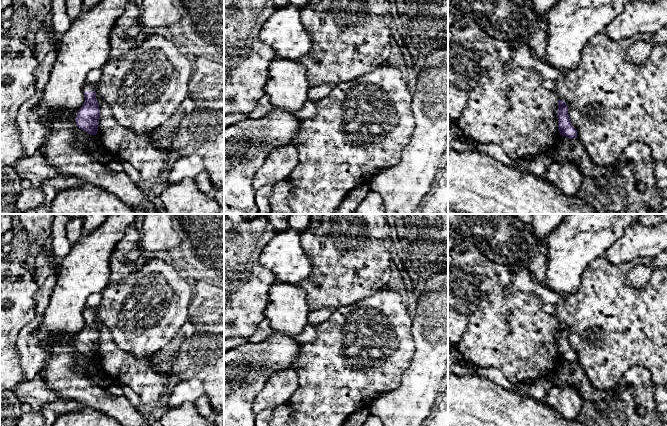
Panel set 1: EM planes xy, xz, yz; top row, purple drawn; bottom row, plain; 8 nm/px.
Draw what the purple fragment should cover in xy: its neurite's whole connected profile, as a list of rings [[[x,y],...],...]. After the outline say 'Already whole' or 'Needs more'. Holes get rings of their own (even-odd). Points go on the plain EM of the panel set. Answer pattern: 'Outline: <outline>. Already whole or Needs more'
Outline: [[[84,309],[84,328],[75,341],[76,349],[90,359],[96,359],[99,351],[100,333],[96,323],[96,309]]]. Needs more

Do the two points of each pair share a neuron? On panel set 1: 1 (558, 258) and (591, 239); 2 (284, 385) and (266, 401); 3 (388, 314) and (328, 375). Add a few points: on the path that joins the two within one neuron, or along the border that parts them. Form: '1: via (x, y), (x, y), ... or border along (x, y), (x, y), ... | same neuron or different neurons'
1: via (566, 252), (579, 239), (583, 239) | same neuron
2: via (280, 387), (270, 397) | same neuron
3: via (376, 331), (345, 365) | same neuron

